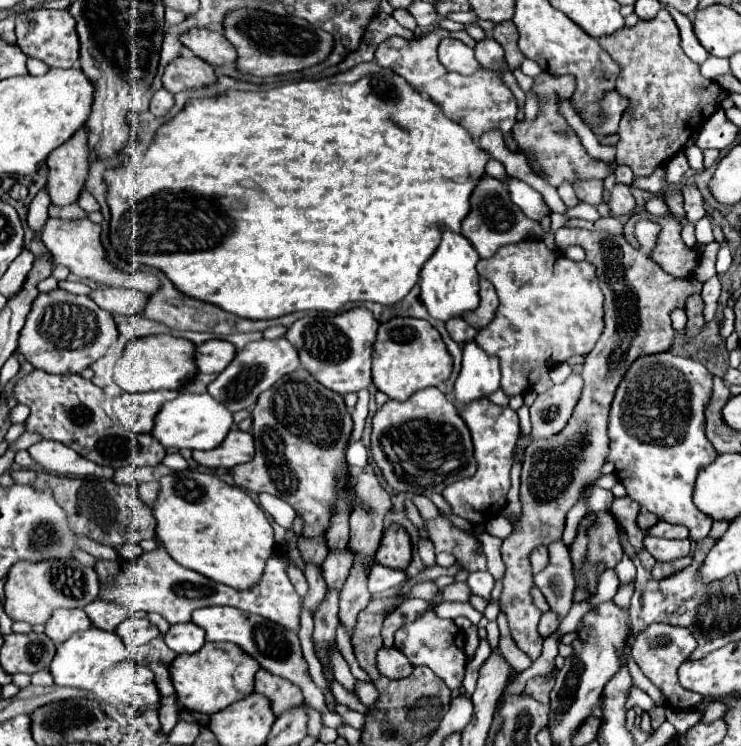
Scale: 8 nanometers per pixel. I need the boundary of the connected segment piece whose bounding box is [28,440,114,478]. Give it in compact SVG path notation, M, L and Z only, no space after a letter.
M40 440L28 448L30 456L42 466L44 472L48 474L58 474L58 476L84 476L84 478L112 478L114 470L108 466L100 466L92 460L84 460L78 452L72 448L52 442L52 440Z

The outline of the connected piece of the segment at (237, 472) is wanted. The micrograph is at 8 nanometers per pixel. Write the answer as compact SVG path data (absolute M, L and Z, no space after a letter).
M298 368L296 372L282 376L270 390L258 396L252 420L254 420L252 436L256 436L256 456L248 464L240 464L230 470L234 482L244 490L256 494L268 492L288 502L304 518L304 536L324 534L328 530L328 522L336 502L336 488L338 488L336 470L344 462L346 442L352 432L352 416L346 410L344 398L318 384L312 378L312 374L306 372L304 368Z

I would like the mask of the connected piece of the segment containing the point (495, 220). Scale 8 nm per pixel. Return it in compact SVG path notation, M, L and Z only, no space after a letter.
M484 174L478 180L478 184L470 196L470 212L462 220L462 234L472 242L472 246L480 254L480 258L492 256L492 252L496 252L496 248L500 248L504 244L514 244L518 240L524 240L534 230L534 226L538 226L538 236L542 236L544 230L542 230L540 222L524 216L524 212L510 200L508 186L502 180L492 178L488 174Z

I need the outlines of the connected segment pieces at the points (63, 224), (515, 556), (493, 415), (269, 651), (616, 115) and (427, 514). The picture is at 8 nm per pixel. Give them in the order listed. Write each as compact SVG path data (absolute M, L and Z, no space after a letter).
M48 216L46 224L42 226L42 232L40 232L40 240L44 242L46 250L52 254L54 262L66 266L76 276L92 278L94 282L116 286L116 288L134 288L134 290L140 290L142 294L152 294L154 290L158 290L160 282L156 280L156 276L152 276L152 274L124 274L124 272L116 270L112 264L108 264L106 252L100 244L98 236L100 236L100 226L88 218L64 220L64 218Z
M560 228L556 232L556 246L560 250L576 244L580 248L584 248L586 252L586 260L590 264L594 264L596 268L596 276L600 280L600 290L604 292L604 310L606 310L606 328L596 344L596 348L586 356L584 362L584 370L582 370L582 378L584 378L584 390L582 396L576 404L574 416L570 418L568 426L552 438L546 440L532 440L524 452L524 464L522 464L522 484L520 484L520 500L524 506L524 516L522 520L516 524L516 530L504 538L502 542L502 560L506 564L506 576L502 580L502 594L500 594L500 610L506 614L508 618L508 626L510 626L510 634L514 638L514 642L518 644L518 648L522 652L526 652L532 660L536 660L542 652L542 638L536 630L538 620L542 616L542 612L534 606L532 602L532 586L534 586L534 574L532 574L532 566L530 566L530 554L534 548L538 546L548 546L556 540L562 538L564 532L564 522L566 522L566 514L568 510L580 500L584 488L592 486L602 474L602 466L606 462L606 454L608 454L608 436L606 436L606 428L608 428L608 412L610 412L610 404L612 404L612 396L616 392L616 386L620 384L620 380L624 378L624 372L630 368L630 364L644 354L656 354L656 352L664 352L670 350L674 344L674 328L672 328L672 320L670 320L670 312L676 308L684 308L684 302L690 294L698 294L702 290L702 282L698 280L680 280L674 278L670 274L666 274L652 258L648 246L646 248L632 248L626 238L622 234L612 234L606 230L584 230L584 228Z
M488 398L472 400L460 406L460 416L470 428L472 442L474 442L474 456L478 462L478 472L472 478L458 480L444 488L442 496L450 502L454 512L468 522L486 522L500 514L506 504L506 492L510 490L510 468L512 468L512 454L516 448L516 440L520 434L518 414L510 406L496 406Z
M228 606L200 608L192 614L192 622L206 630L206 642L232 642L232 644L240 646L244 652L248 652L252 658L256 658L258 664L264 670L268 670L276 676L282 676L282 678L290 680L292 684L298 684L304 690L310 708L324 712L324 724L326 726L338 728L342 724L342 718L338 714L330 714L326 710L326 706L322 706L324 696L322 696L320 688L314 686L312 678L308 676L308 664L306 664L306 658L302 654L300 638L298 638L296 632L288 632L288 628L284 628L284 626L280 626L280 624L268 620L268 618L246 614L246 612L240 612L236 608L228 608Z
M612 90L612 92L604 94L604 100L600 100L600 108L604 112L604 124L596 124L596 128L592 128L592 132L596 136L616 134L620 116L628 108L628 100L624 96L620 96L616 90Z
M414 496L412 502L418 506L418 512L420 512L422 520L432 520L432 518L438 516L438 508L432 504L430 498L426 498L426 496Z

